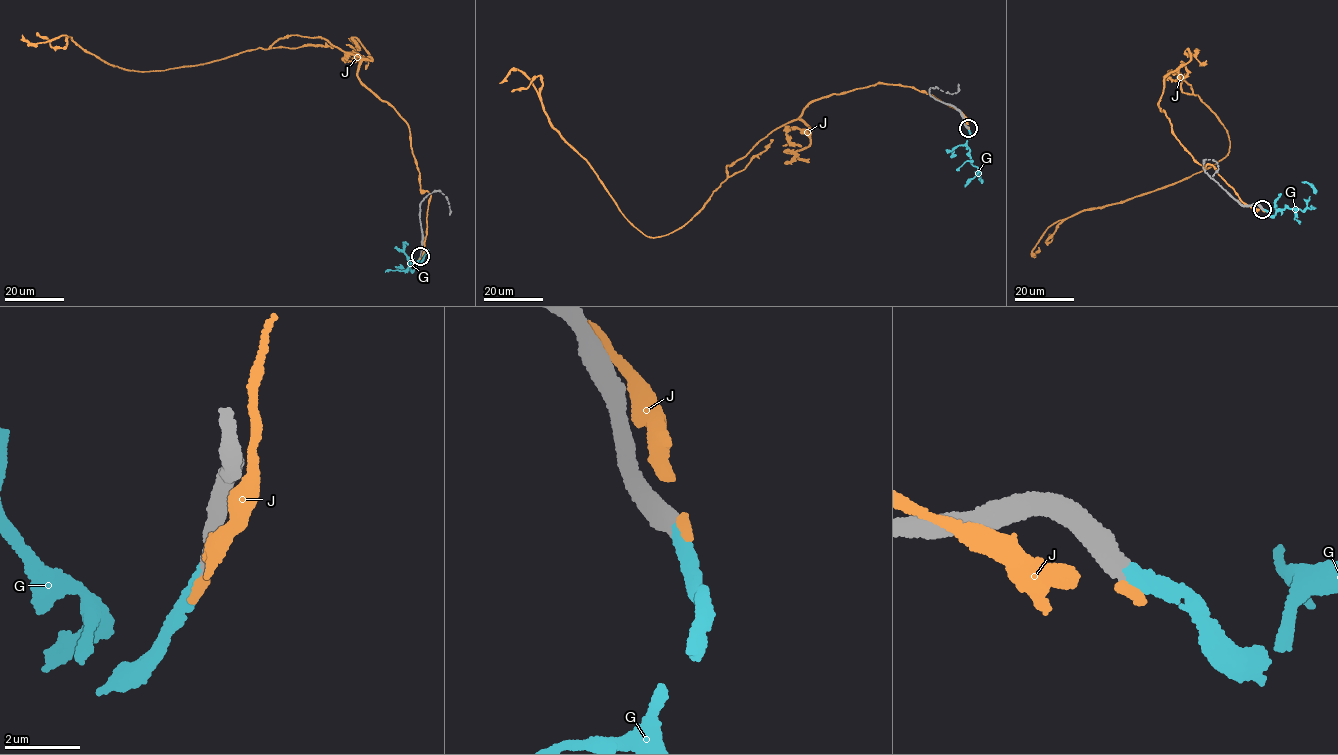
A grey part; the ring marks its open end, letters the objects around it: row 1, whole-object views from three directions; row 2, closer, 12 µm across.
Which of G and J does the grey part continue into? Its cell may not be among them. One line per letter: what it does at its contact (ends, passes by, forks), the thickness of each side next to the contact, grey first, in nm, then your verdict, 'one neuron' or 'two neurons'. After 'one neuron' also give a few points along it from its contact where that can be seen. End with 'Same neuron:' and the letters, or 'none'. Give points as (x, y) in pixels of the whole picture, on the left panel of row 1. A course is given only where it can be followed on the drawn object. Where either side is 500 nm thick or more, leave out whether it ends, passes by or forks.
G: it ends | 440/360 nm | one neuron | via (420, 256), (414, 265), (412, 261), (409, 265), (411, 271), (421, 262), (425, 247)
J: it ends | 380/280 nm | two neurons
Same neuron: G

